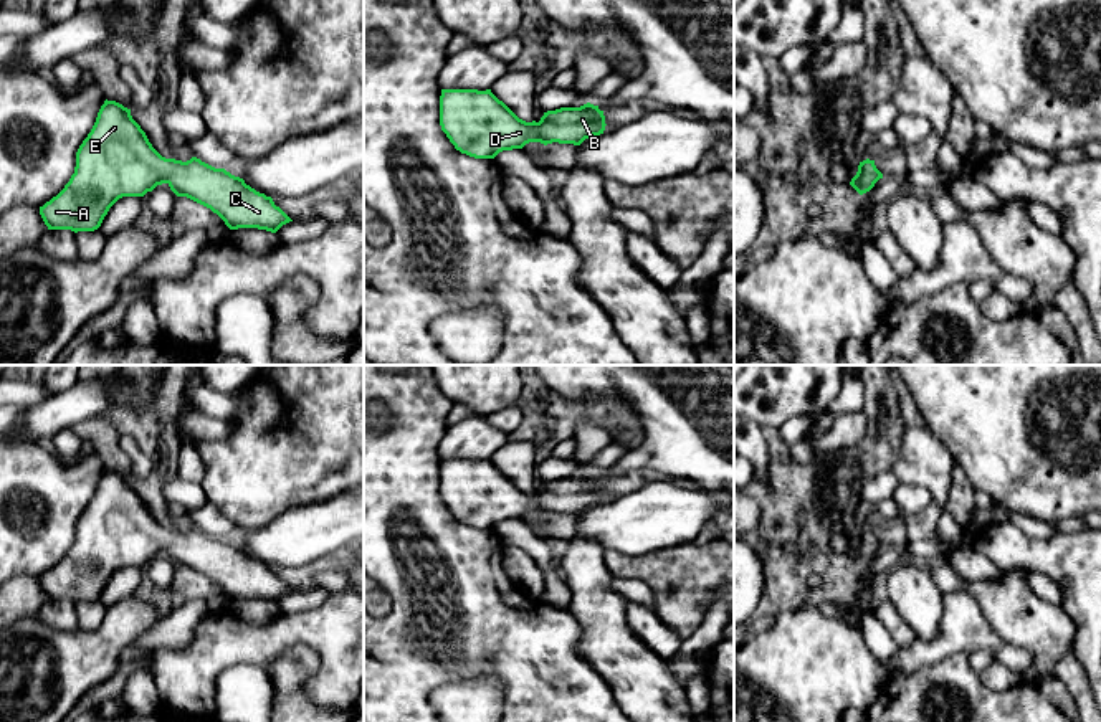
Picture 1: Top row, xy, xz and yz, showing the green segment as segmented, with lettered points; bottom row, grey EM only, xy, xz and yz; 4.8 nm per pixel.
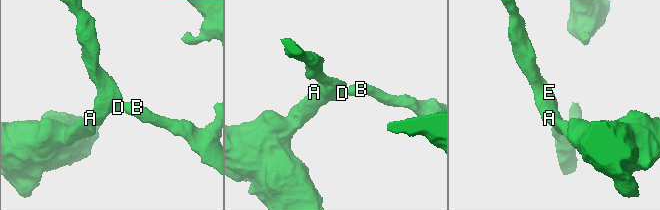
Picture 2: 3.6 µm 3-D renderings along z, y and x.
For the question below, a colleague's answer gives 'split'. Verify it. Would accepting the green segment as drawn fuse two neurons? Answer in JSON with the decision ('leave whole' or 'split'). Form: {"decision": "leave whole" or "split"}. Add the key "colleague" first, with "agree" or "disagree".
{"colleague": "disagree", "decision": "leave whole"}

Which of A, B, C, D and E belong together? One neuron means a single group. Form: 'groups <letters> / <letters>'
groups A B C D E

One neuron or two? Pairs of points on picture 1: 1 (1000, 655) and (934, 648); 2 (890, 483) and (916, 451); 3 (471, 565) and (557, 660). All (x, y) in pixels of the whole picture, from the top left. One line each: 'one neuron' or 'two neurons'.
1: one neuron
2: two neurons
3: one neuron

